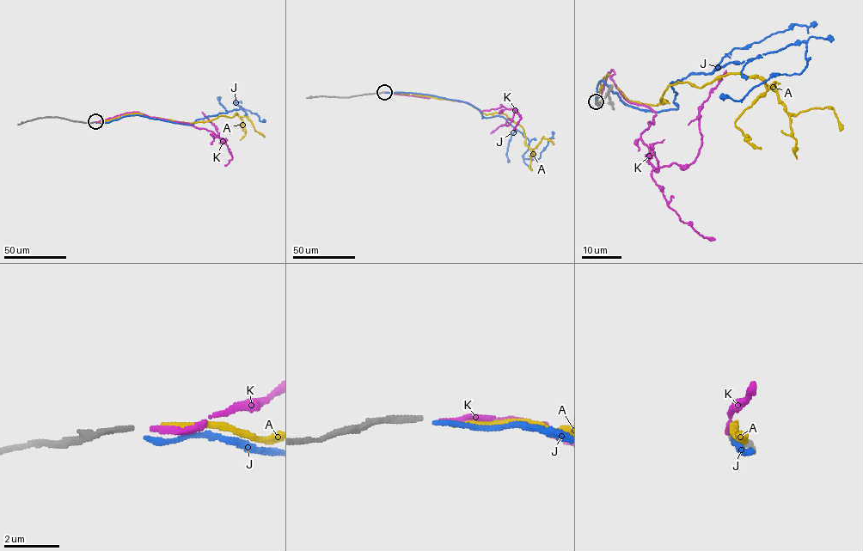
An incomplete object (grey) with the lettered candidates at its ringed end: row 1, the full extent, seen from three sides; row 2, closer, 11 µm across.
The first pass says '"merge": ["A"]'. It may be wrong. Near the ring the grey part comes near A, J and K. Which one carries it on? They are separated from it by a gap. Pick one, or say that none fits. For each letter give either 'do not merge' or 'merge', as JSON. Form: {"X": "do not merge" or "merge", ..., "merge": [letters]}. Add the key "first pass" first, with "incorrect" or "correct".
{"first pass": "incorrect", "A": "do not merge", "J": "do not merge", "K": "merge", "merge": ["K"]}

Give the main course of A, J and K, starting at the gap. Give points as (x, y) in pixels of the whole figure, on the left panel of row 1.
A: (96, 122), (137, 113), (192, 123), (220, 115), (232, 118), (236, 113), (245, 115), (264, 137)
J: (95, 122), (139, 115), (192, 125), (196, 119), (241, 108), (234, 103), (263, 120)
K: (96, 122), (138, 112), (206, 129), (225, 143), (221, 141), (215, 126), (202, 112)

